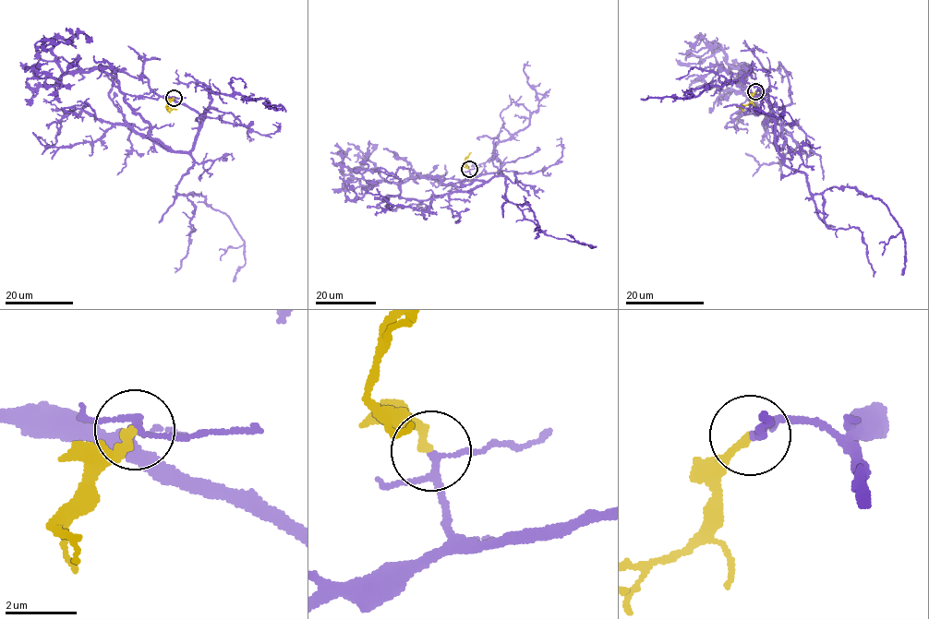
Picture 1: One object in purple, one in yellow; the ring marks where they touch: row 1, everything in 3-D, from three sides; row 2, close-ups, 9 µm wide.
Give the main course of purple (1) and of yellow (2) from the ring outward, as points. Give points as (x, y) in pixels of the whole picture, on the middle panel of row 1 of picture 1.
1: (469, 169), (472, 176), (501, 172), (507, 177), (503, 197), (526, 219), (548, 234), (591, 245)
2: (469, 169), (464, 164), (471, 152)

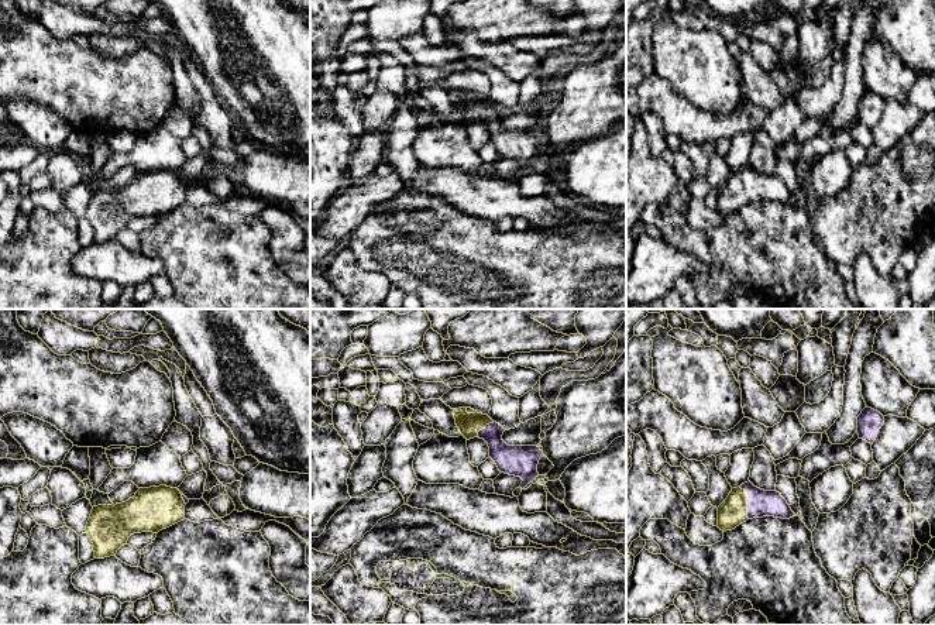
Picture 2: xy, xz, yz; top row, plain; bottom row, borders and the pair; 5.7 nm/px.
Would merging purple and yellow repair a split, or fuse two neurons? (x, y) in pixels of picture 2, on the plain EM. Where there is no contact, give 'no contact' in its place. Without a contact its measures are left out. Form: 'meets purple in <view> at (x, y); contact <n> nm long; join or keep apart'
meets purple in yz at (748, 186); contact 190 nm long; join

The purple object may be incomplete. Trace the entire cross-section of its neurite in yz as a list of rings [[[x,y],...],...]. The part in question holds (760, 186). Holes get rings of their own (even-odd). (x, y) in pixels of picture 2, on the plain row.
[[[747,165],[732,172],[728,182],[718,190],[718,212],[726,216],[747,203],[763,200],[790,203],[795,198],[780,176],[760,174]]]

